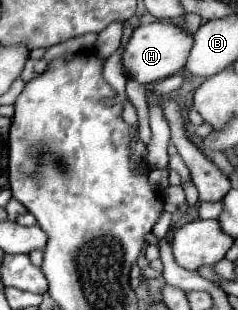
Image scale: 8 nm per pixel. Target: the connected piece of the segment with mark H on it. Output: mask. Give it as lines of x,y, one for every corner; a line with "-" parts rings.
151,22
151,24
139,26
133,32
123,54
123,64
131,78
147,86
167,76
173,76
175,72
181,72
189,58
191,46
193,46
193,36
185,28
175,26
171,22

